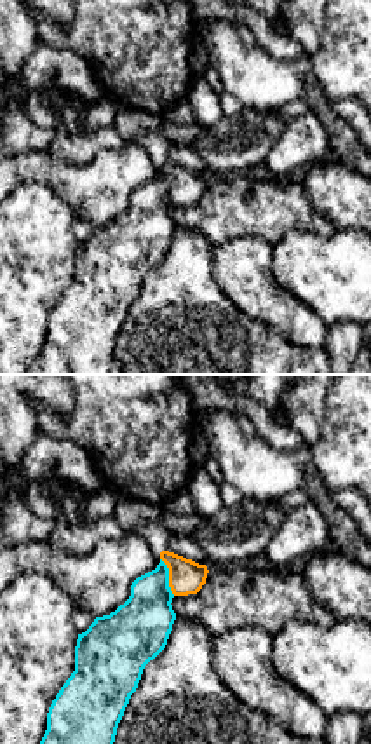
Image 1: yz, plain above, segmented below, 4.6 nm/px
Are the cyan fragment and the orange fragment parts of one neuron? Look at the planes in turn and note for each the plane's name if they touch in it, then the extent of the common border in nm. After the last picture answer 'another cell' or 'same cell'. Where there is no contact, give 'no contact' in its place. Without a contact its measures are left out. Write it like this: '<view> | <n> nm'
yz | 190 nm

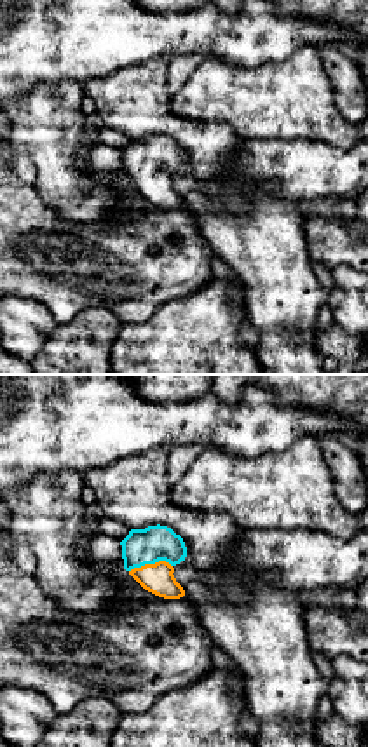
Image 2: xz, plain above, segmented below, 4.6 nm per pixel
xz | 200 nm

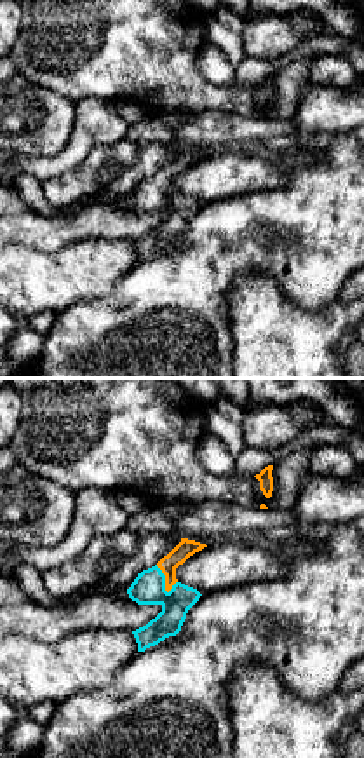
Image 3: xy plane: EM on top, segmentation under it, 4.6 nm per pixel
xy | 150 nm

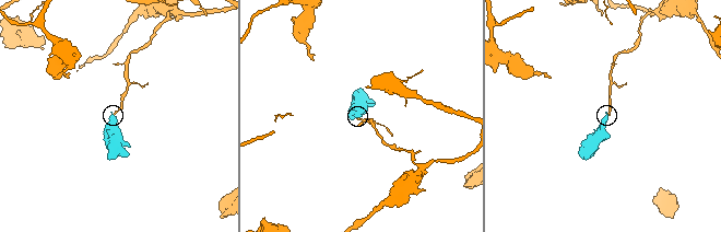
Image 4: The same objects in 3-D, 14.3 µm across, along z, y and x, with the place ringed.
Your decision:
same cell

